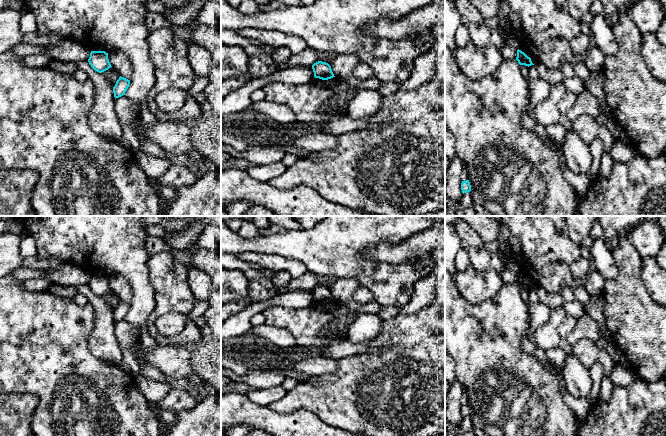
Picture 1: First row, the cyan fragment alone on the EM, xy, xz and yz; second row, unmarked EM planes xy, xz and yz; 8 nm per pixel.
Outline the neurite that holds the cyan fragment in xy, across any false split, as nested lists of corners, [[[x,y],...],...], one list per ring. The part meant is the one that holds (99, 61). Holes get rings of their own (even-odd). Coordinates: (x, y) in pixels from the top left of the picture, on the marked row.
[[[91,51],[88,62],[99,73],[112,67],[108,59],[108,53],[105,51]]]

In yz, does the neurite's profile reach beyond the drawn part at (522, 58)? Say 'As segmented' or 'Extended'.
As segmented

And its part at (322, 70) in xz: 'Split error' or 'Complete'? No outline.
Complete

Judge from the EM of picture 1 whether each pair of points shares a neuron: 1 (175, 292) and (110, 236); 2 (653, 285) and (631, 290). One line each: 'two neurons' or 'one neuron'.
1: two neurons
2: two neurons

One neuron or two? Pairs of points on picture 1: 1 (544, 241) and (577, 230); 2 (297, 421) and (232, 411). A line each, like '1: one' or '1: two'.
1: two
2: one

